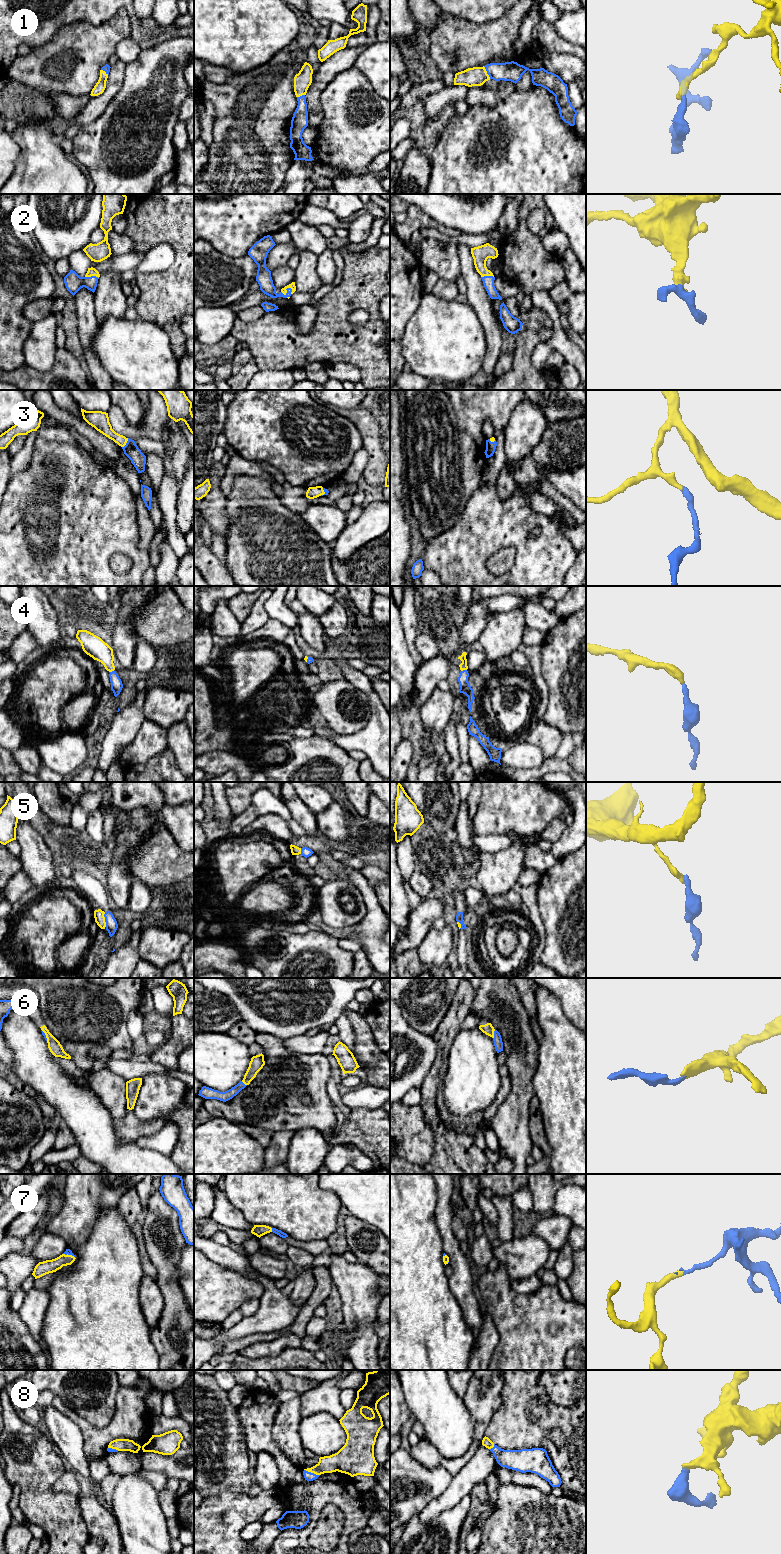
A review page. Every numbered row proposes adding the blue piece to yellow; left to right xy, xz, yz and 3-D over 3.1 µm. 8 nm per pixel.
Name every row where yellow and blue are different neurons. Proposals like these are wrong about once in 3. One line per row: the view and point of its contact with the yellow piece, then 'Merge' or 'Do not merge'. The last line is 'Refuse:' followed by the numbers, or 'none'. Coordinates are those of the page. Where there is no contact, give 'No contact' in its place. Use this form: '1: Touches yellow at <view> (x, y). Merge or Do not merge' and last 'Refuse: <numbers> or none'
1: Touches yellow at yz (486, 72). Merge
2: Touches yellow at xz (286, 290). Merge
3: Touches yellow at xy (126, 442). Merge
4: Touches yellow at yz (463, 669). Merge
5: Touches yellow at xy (104, 919). Do not merge
6: Touches yellow at yz (493, 1034). Merge
7: Touches yellow at xz (271, 1230). Merge
8: Touches yellow at xz (312, 1472). Merge
Refuse: 5

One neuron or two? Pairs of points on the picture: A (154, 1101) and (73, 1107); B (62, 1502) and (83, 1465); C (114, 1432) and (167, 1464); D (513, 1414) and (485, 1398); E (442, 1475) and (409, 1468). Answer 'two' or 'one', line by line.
A: two
B: two
C: two
D: two
E: one

